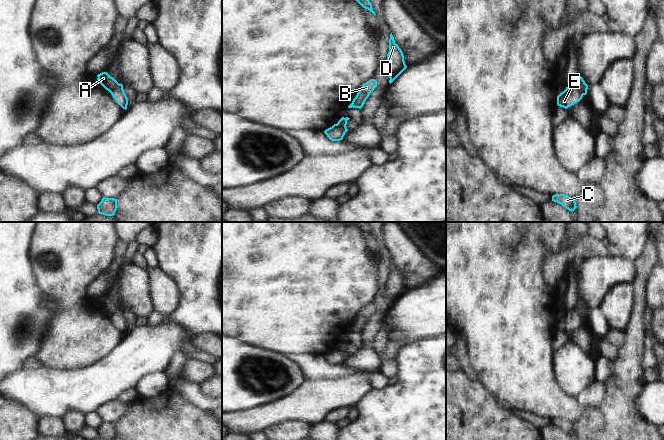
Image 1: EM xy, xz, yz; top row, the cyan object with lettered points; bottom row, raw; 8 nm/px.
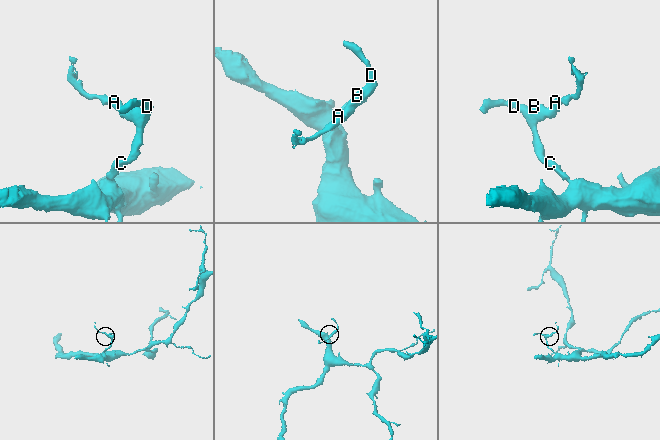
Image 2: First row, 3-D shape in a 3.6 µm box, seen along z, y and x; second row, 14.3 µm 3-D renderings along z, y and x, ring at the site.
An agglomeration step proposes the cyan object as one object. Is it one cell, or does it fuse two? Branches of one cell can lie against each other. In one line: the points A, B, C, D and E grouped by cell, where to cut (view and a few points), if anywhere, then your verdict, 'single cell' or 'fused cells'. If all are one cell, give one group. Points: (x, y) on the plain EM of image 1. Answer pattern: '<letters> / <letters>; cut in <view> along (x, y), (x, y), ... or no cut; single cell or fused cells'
A / B C D E; cut in yz along (575, 308), (582, 319); fused cells

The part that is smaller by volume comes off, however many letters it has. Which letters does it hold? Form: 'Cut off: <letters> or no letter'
Cut off: A

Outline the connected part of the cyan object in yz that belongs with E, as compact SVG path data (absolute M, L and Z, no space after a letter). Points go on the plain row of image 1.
M576 309L568 310L557 320L557 329L567 333L582 323L583 319Z

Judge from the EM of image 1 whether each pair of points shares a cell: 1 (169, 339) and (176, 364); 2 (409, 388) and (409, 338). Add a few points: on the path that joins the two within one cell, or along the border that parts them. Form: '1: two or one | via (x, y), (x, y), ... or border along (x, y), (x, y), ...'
1: two | border along (181, 351), (177, 351), (173, 355), (164, 371)
2: two | border along (432, 338), (423, 338), (406, 345)

